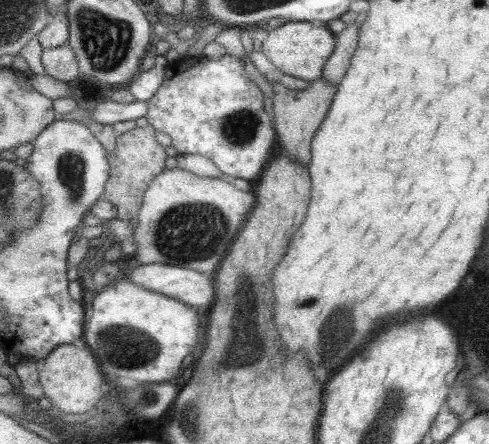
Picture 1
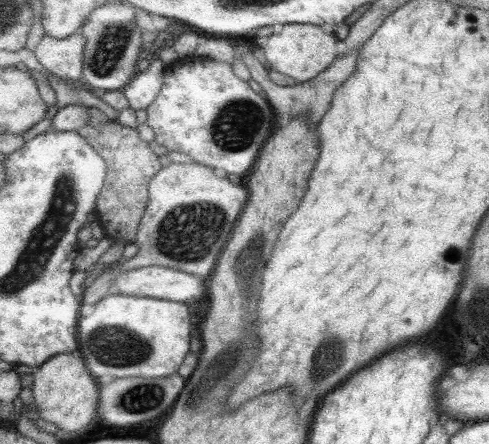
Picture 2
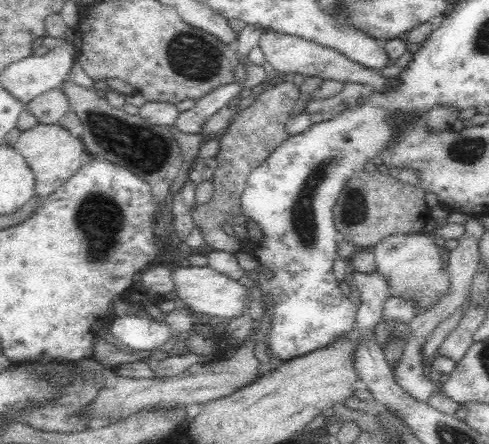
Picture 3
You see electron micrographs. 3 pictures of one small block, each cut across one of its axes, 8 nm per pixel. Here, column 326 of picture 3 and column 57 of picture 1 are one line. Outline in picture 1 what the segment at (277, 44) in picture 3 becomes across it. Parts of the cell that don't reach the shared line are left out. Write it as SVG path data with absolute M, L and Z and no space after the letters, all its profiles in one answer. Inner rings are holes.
M63 44L59 48L43 48L41 64L45 68L45 76L51 76L65 84L69 80L77 78L77 72L79 72L77 58L67 44Z

